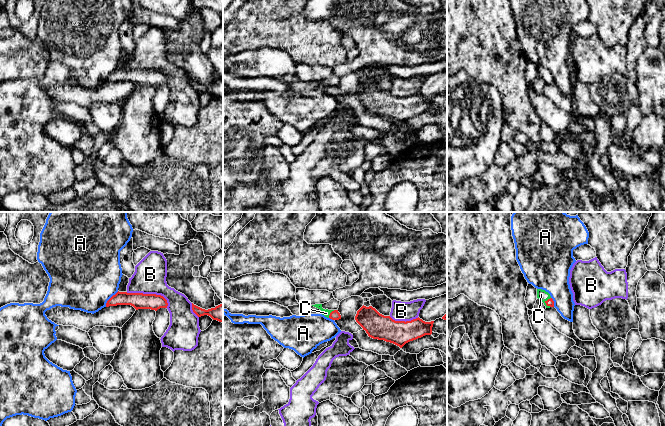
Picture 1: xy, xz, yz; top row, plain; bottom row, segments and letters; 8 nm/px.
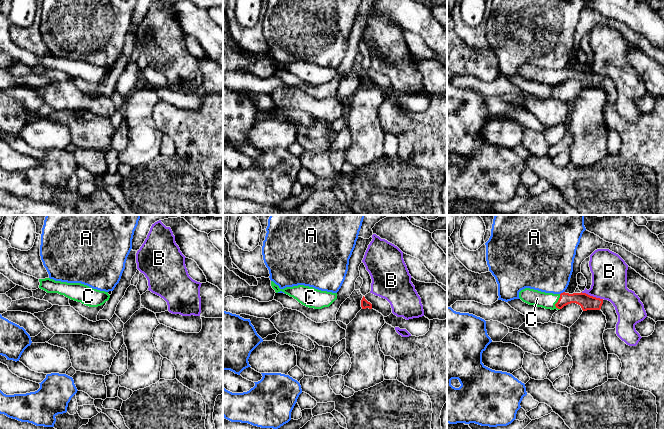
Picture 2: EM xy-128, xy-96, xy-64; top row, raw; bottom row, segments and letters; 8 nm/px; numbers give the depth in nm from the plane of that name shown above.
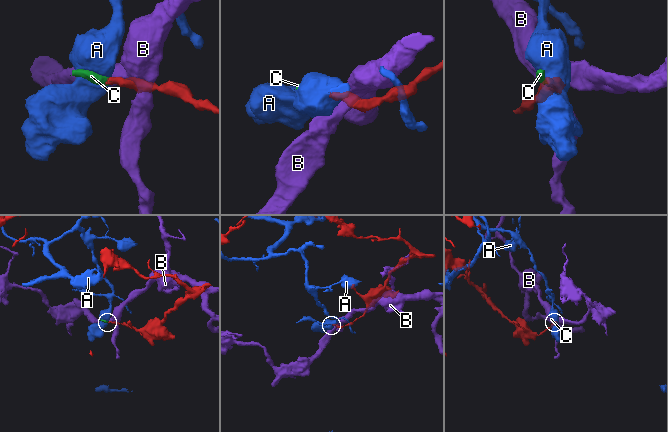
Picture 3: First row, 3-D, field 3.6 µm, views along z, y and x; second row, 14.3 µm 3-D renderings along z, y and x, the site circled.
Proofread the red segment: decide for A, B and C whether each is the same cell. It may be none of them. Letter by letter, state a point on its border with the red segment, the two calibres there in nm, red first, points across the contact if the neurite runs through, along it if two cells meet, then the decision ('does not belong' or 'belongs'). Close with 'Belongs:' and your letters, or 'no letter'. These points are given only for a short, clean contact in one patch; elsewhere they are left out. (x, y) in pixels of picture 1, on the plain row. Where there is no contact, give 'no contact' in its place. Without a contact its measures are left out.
A: contact xy (110, 74); calibres 130 and 500 nm; border xy (118, 67), (107, 77), (105, 82); does not belong
B: contact xy (149, 70); calibres 130 and 260 nm; does not belong
C: contact xz (330, 89); calibres 80 and 60 nm; way xz (334, 91), (330, 89), (326, 89); belongs
Belongs: C

